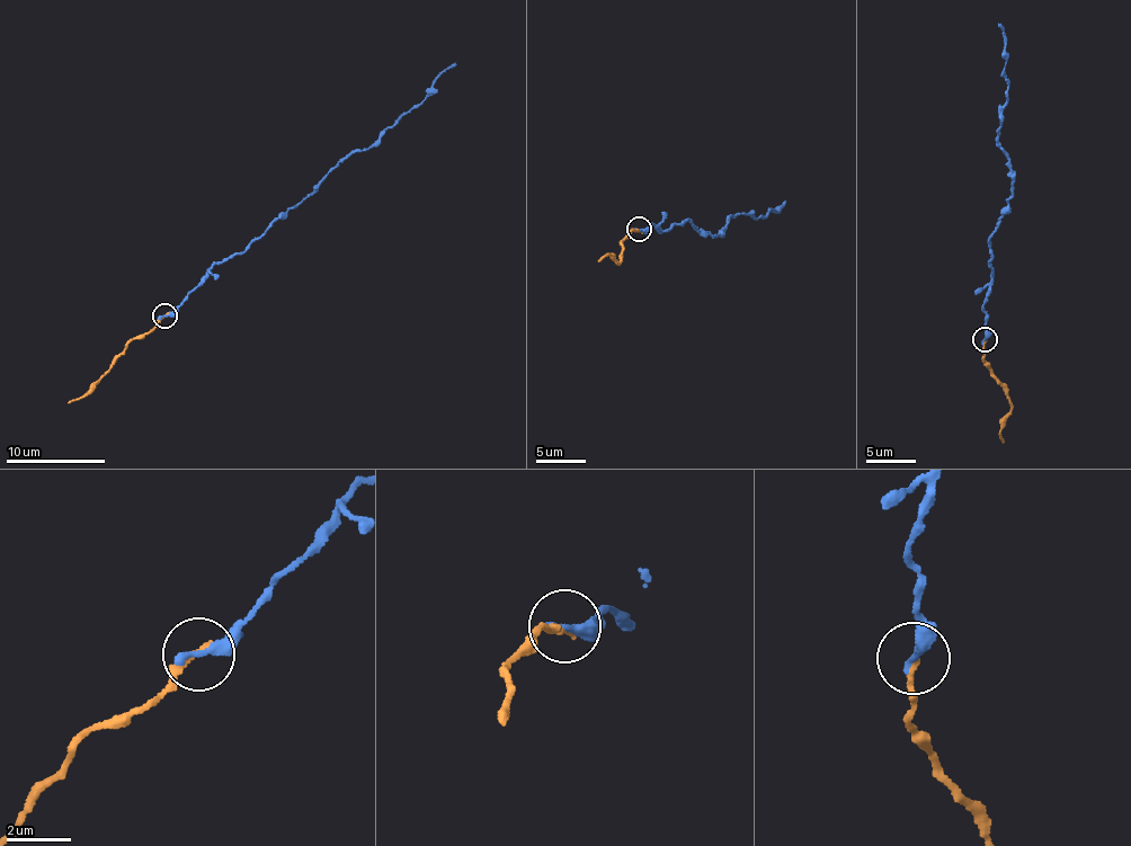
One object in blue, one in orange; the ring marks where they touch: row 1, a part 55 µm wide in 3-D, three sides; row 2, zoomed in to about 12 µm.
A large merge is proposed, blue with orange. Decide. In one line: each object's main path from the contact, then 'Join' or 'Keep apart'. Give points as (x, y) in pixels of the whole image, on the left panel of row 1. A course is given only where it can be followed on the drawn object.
Course of blue: (165, 317), (215, 265), (240, 255), (318, 181), (346, 159), (365, 150), (421, 103), (436, 79), (455, 62). Course of orange: (163, 317), (151, 331), (128, 343), (82, 394), (67, 403). Join

